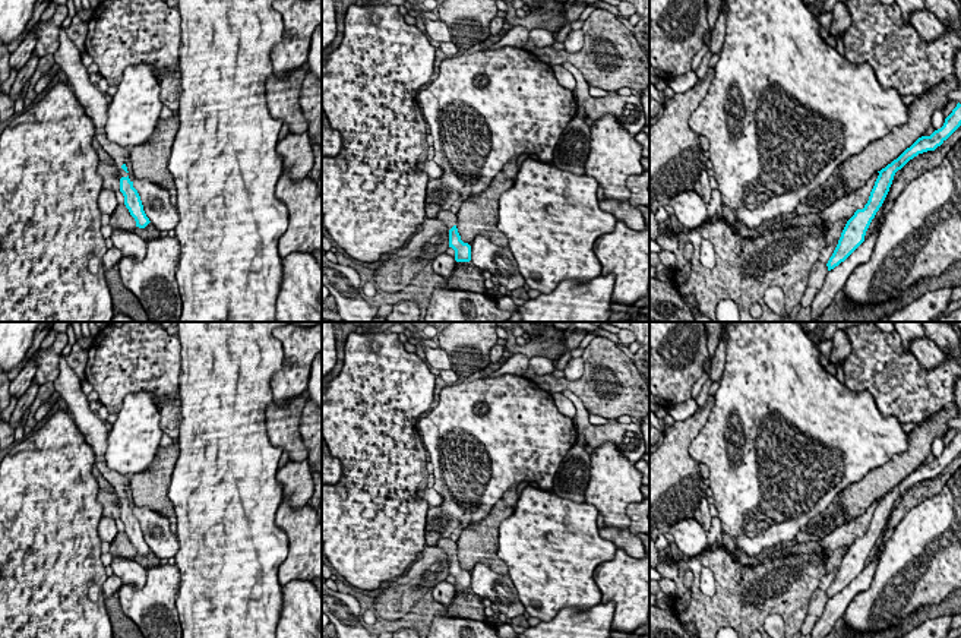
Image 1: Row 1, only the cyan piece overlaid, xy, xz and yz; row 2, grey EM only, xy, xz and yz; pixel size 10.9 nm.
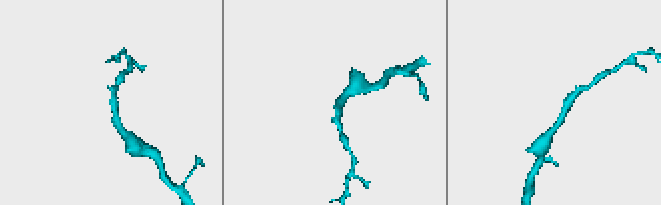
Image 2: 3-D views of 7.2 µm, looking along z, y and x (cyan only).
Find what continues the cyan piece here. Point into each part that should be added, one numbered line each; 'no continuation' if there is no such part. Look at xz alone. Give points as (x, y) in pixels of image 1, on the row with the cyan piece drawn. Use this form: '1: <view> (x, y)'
1: xz (445, 215)

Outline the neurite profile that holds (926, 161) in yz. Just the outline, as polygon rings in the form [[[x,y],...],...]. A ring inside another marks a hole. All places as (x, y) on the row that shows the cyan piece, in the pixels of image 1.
[[[946,139],[935,151],[919,154],[917,157],[910,160],[902,167],[902,173],[900,174],[900,177],[891,184],[888,198],[883,200],[883,203],[889,205],[891,202],[895,202],[895,199],[900,196],[900,193],[911,180],[936,168],[943,161],[943,158],[948,155],[949,151],[951,143]]]

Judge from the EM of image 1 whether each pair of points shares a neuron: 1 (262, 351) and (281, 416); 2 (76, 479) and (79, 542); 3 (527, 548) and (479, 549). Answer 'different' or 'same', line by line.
1: different
2: same
3: different

